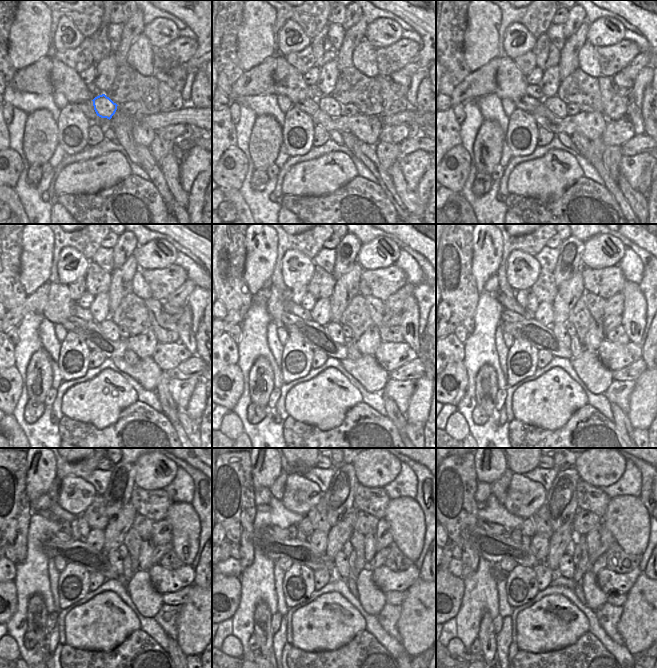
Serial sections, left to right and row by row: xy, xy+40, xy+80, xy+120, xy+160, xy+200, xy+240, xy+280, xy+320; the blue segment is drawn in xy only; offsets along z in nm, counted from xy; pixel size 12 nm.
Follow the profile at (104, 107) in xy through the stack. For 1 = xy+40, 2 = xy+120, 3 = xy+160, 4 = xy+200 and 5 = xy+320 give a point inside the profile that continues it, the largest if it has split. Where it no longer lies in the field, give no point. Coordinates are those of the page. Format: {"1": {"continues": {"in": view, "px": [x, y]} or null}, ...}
{"1": {"continues": {"in": "xy+40", "px": [326, 103]}}, "2": {"continues": {"in": "xy+120", "px": [108, 327]}}, "3": {"continues": {"in": "xy+160", "px": [334, 329]}}, "4": {"continues": {"in": "xy+200", "px": [559, 329]}}, "5": {"continues": {"in": "xy+320", "px": [566, 568]}}}

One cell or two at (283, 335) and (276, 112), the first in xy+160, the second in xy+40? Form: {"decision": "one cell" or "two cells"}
{"decision": "two cells"}

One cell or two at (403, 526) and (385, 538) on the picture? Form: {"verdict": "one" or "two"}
{"verdict": "two"}

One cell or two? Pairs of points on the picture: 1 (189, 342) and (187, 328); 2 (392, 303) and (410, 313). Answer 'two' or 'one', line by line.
1: one
2: two

